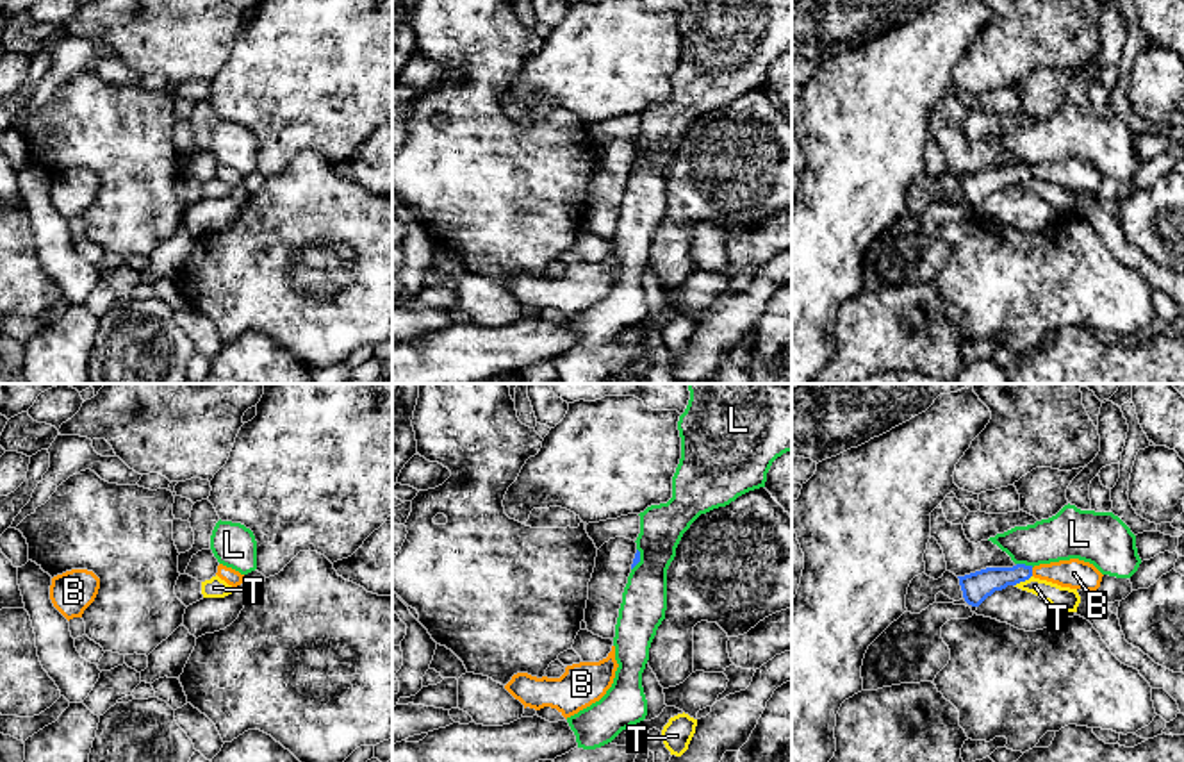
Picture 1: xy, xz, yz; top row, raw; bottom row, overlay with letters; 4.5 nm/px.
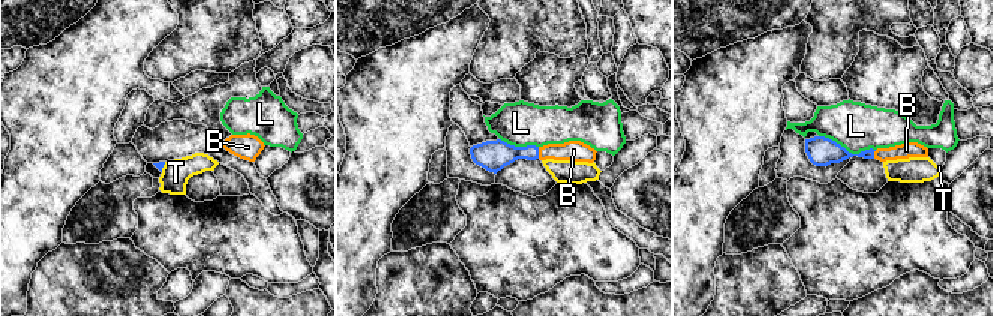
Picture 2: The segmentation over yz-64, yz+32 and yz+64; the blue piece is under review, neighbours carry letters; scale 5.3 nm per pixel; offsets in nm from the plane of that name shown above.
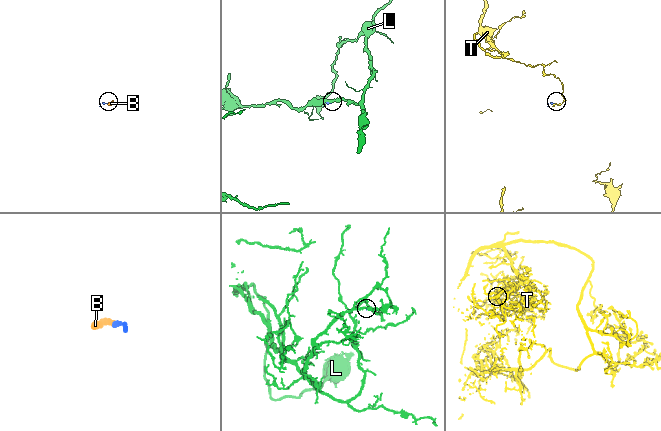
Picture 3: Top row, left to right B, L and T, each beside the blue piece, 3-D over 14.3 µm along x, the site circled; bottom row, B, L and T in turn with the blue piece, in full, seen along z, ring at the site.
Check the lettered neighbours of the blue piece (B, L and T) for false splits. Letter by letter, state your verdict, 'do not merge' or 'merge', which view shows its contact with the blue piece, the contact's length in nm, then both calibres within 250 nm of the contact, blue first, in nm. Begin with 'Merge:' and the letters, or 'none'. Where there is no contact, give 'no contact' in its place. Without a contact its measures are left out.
Merge: B
B: merge | yz | 40 nm | 130/140 nm
L: do not merge | yz | 80 nm | 130/220 nm
T: do not merge | yz | 90 nm | 130/110 nm

